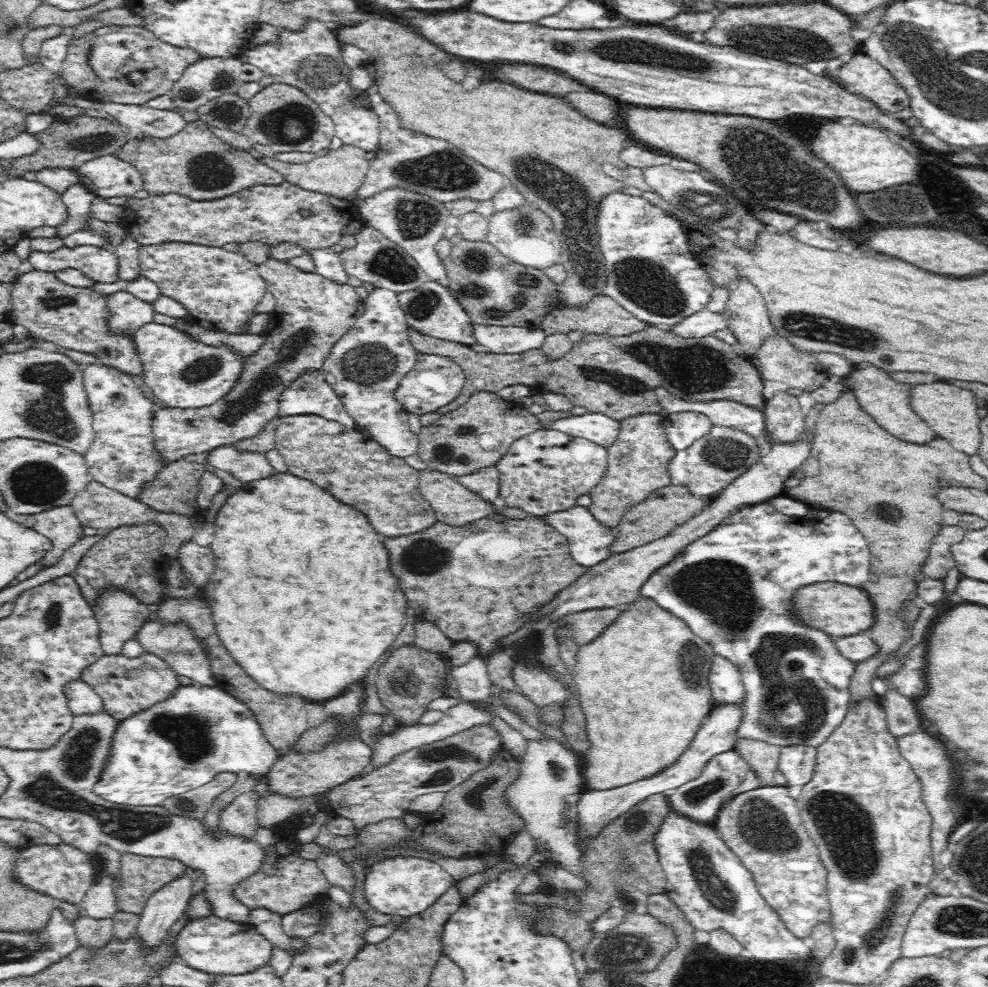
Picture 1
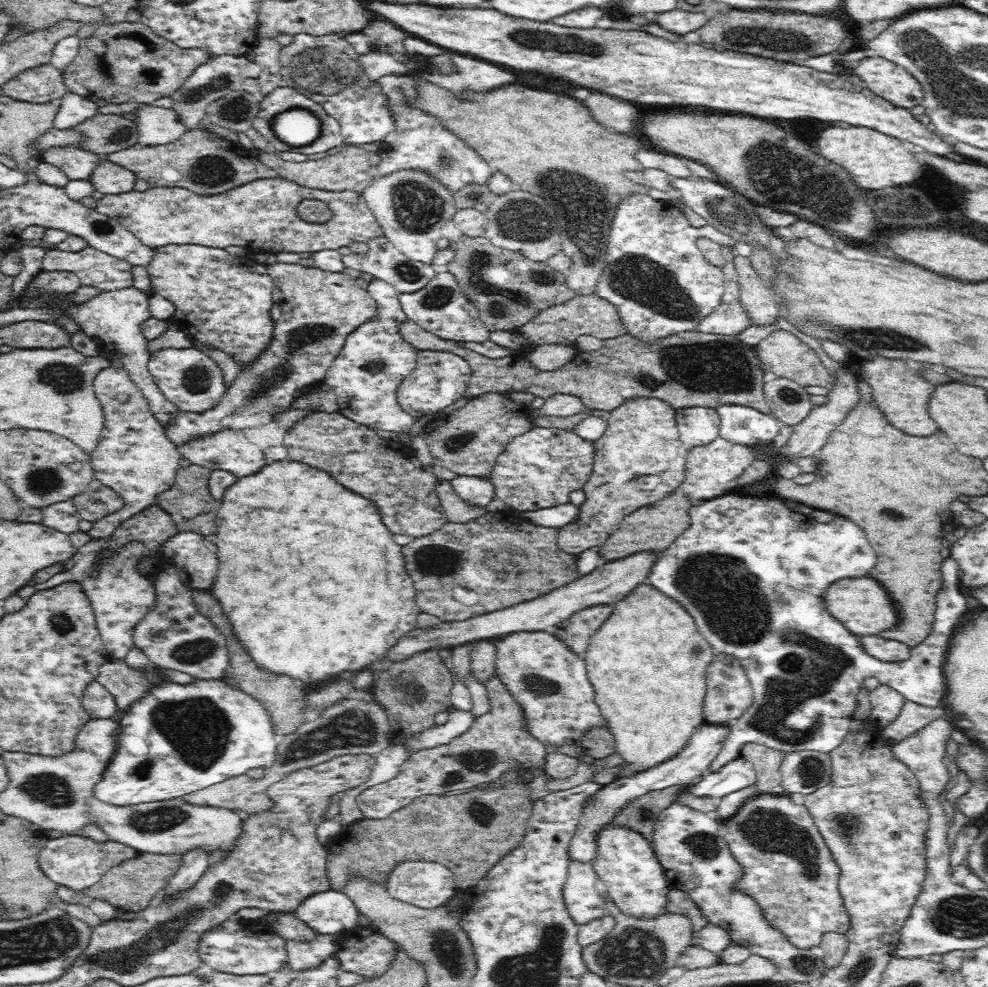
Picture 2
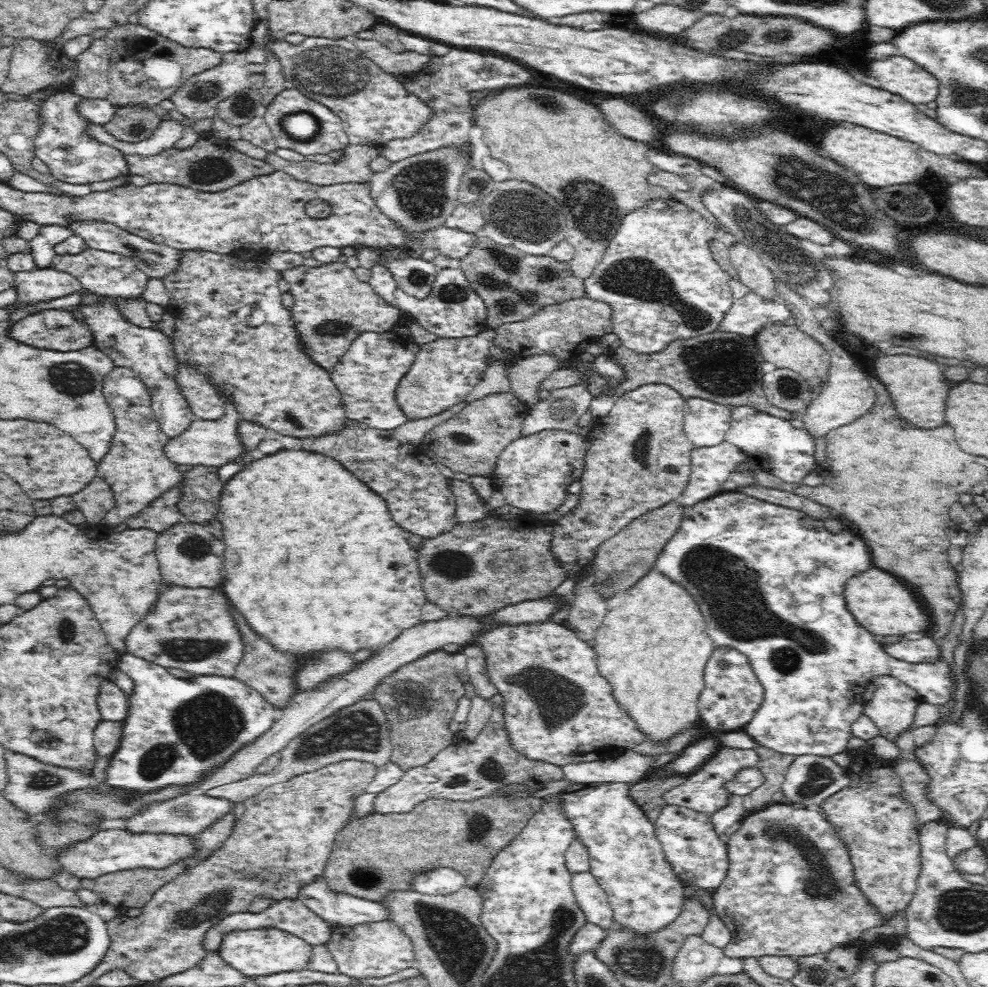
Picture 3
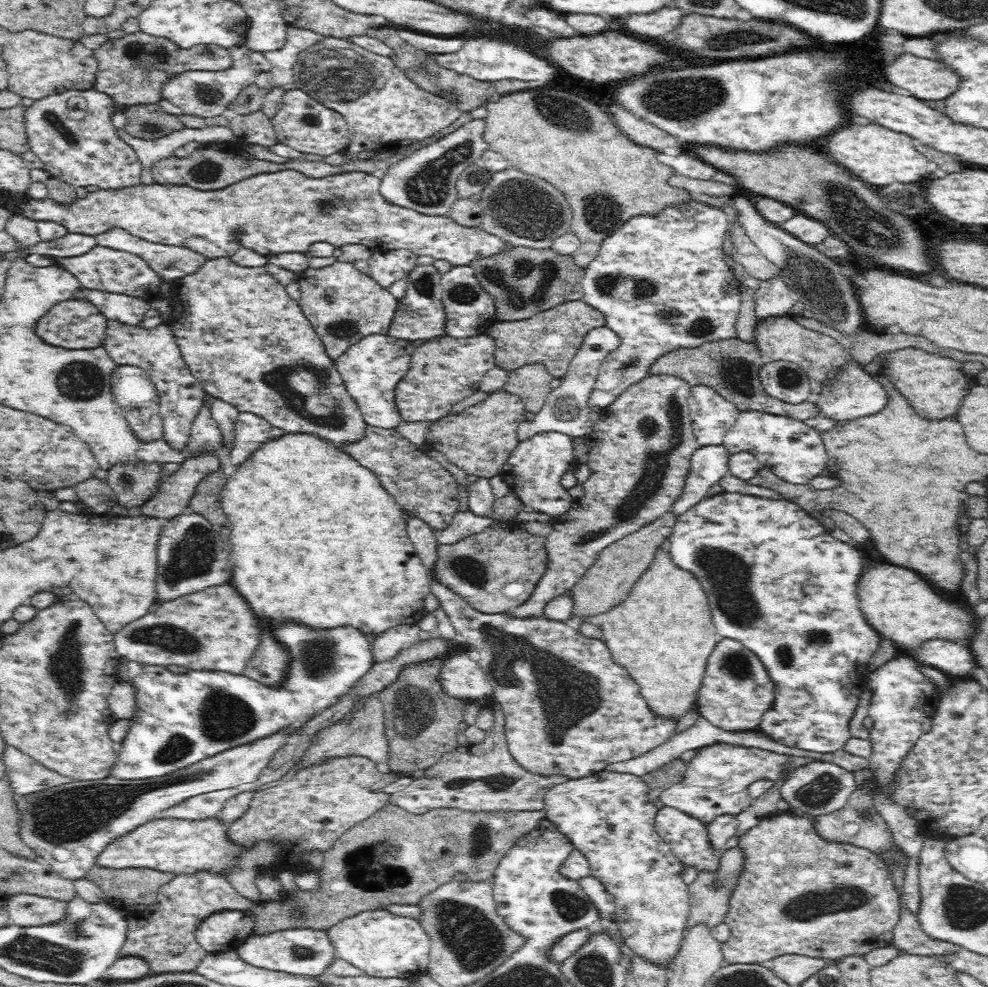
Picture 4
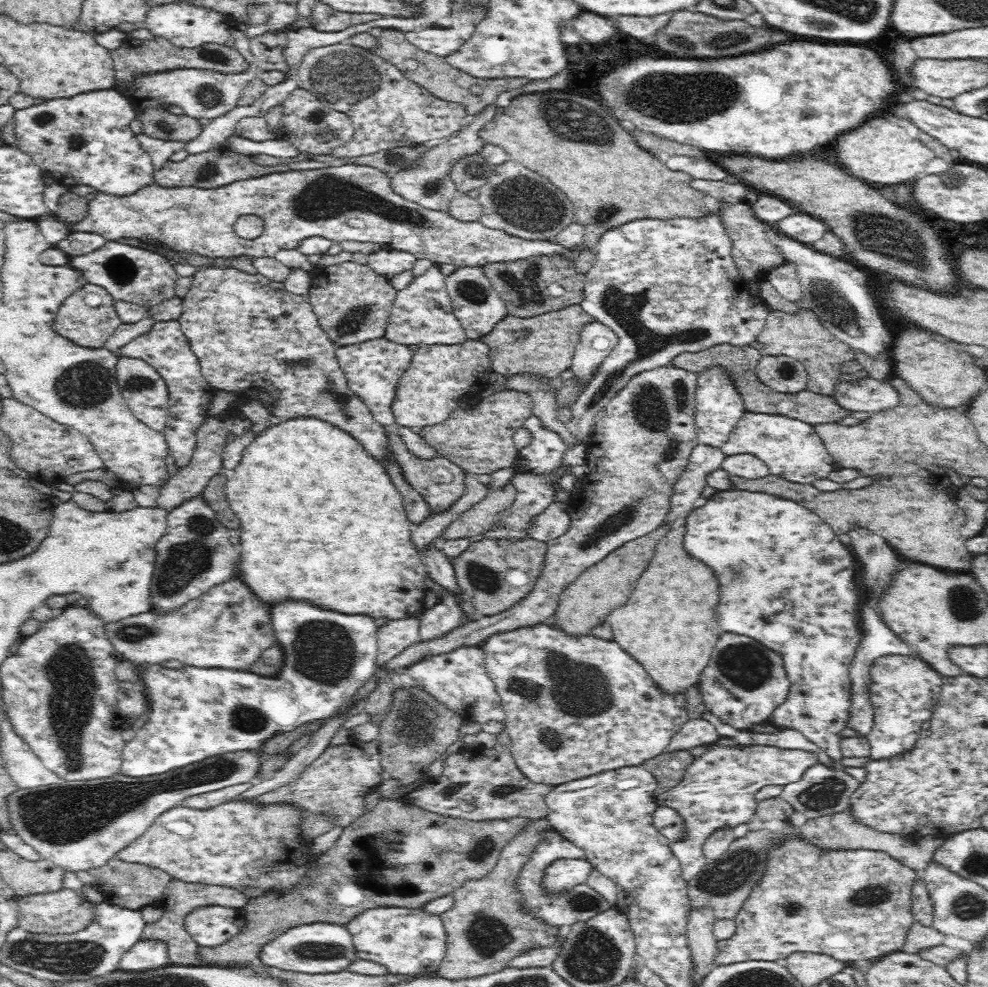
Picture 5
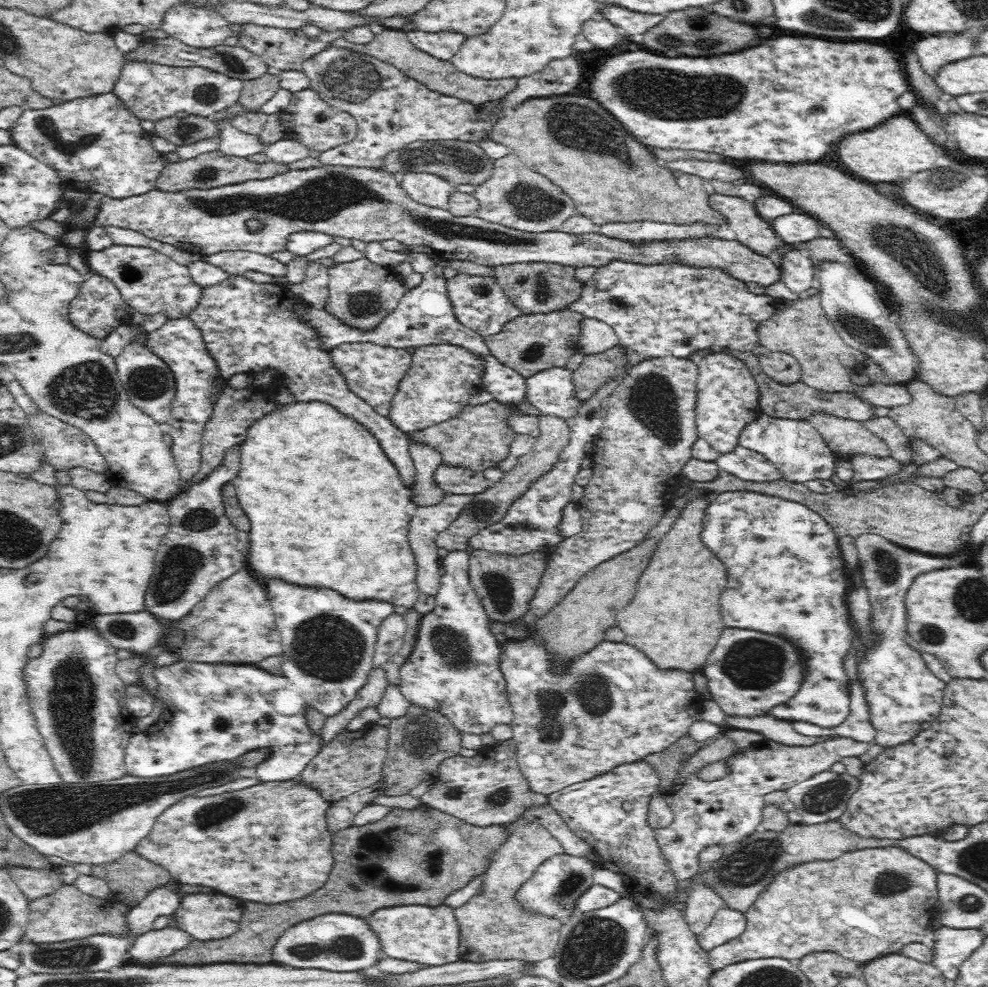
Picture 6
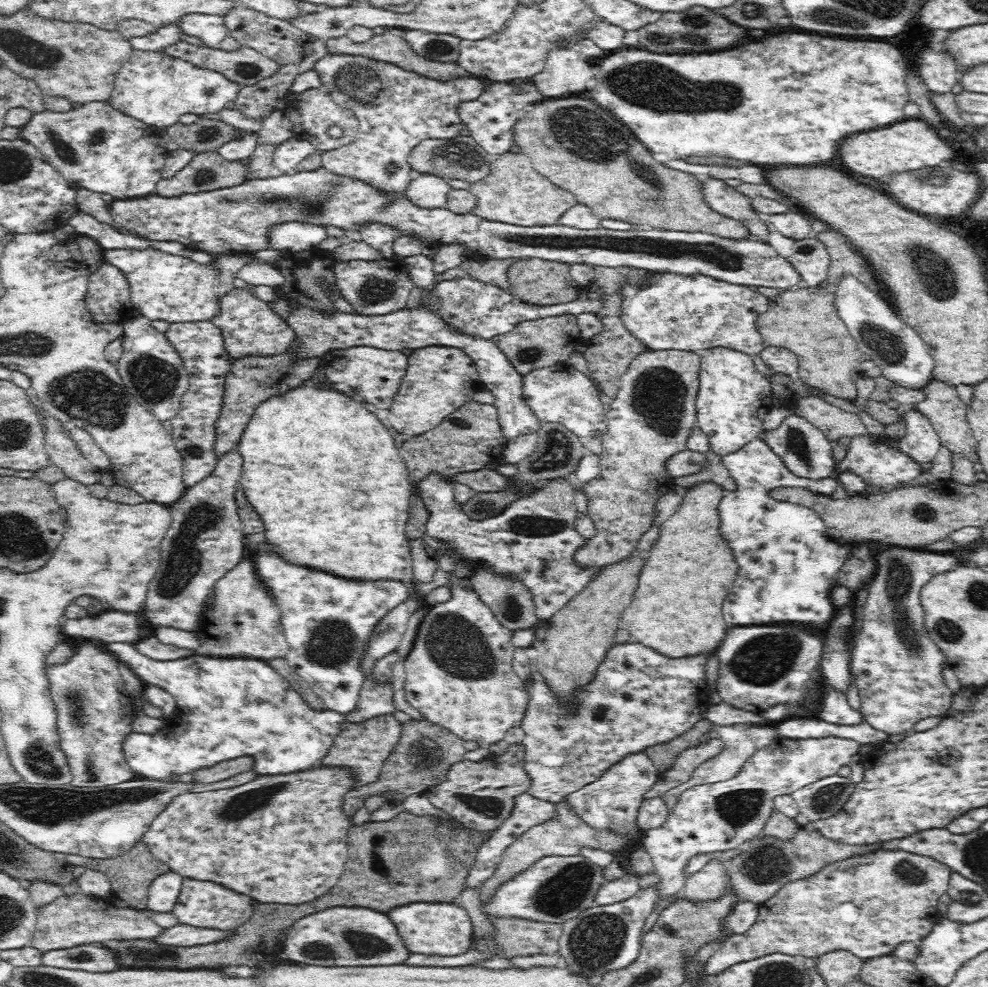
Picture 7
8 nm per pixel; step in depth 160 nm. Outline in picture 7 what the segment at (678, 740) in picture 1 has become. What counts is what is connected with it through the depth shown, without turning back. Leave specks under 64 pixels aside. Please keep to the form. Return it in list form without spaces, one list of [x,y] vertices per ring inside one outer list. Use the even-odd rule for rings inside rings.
[[[700,482],[688,488],[688,493],[677,512],[662,526],[658,541],[648,552],[646,566],[640,572],[638,586],[630,607],[621,614],[624,628],[631,634],[631,641],[648,646],[670,658],[682,658],[714,652],[726,636],[728,626],[722,616],[722,602],[734,584],[734,558],[730,558],[730,550],[722,546],[722,538],[714,534],[718,530],[718,508],[724,489],[717,483]]]

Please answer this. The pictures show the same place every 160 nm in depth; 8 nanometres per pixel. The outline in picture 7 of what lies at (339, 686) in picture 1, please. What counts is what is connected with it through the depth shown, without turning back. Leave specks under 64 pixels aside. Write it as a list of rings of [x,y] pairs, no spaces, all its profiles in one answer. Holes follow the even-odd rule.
[[[310,384],[310,386],[299,385],[296,388],[290,388],[290,390],[282,392],[282,394],[274,394],[273,397],[262,402],[254,410],[253,417],[248,421],[236,448],[243,458],[243,474],[240,485],[243,487],[248,502],[262,516],[264,526],[266,526],[266,542],[274,552],[280,552],[286,562],[326,570],[326,572],[342,576],[342,578],[356,578],[356,580],[389,578],[390,580],[408,582],[411,586],[414,581],[413,560],[410,543],[406,539],[405,526],[409,520],[412,485],[409,482],[410,472],[399,453],[400,448],[394,445],[388,429],[389,427],[384,422],[384,418],[378,415],[377,411],[363,398],[358,397],[349,389],[346,394],[335,392],[329,384],[320,384],[320,386],[315,386],[315,384]]]

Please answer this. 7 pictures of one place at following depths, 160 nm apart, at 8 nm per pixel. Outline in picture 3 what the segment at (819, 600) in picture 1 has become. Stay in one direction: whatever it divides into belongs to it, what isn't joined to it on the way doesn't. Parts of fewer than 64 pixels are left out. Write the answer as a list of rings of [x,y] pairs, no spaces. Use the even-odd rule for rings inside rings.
[[[876,568],[846,581],[843,586],[843,604],[850,616],[854,617],[854,621],[873,635],[919,636],[925,631],[922,630],[922,626],[927,628],[930,622],[928,615],[922,614],[922,610],[918,608],[918,602],[910,598],[910,590],[906,590],[900,582],[894,582],[890,574],[876,570]]]

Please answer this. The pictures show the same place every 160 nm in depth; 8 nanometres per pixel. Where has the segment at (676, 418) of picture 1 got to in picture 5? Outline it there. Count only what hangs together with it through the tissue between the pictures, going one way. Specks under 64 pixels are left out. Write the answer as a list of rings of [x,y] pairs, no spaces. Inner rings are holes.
[[[712,368],[697,375],[695,401],[694,422],[699,442],[721,448],[728,440],[737,420],[745,413],[742,399],[735,392],[725,372],[721,368]]]

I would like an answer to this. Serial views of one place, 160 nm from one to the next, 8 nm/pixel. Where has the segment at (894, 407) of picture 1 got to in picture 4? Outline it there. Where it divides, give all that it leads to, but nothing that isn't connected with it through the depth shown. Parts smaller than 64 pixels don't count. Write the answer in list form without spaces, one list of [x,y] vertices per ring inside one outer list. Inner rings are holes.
[[[904,348],[883,355],[883,367],[880,373],[889,379],[894,388],[907,400],[911,409],[923,420],[938,421],[953,417],[963,396],[970,388],[970,380],[961,371],[961,364],[957,360],[930,354],[918,348]]]

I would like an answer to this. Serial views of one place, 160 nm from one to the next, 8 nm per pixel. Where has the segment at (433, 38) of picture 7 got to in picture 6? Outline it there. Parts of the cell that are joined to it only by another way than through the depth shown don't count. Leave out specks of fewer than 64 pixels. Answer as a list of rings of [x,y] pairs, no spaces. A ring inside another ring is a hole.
[[[422,30],[409,31],[407,34],[409,42],[420,50],[443,60],[451,60],[459,49],[459,45],[467,40],[463,32],[444,31],[426,32]]]

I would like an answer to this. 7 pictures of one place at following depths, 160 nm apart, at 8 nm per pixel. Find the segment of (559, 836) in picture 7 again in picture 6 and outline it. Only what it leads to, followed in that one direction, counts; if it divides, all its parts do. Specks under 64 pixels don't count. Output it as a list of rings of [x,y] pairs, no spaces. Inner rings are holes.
[[[522,823],[510,833],[506,842],[498,847],[498,854],[495,854],[494,862],[483,873],[476,895],[472,896],[464,905],[453,910],[459,928],[458,957],[460,957],[460,961],[480,963],[516,959],[537,963],[555,955],[555,948],[564,921],[526,909],[524,905],[518,903],[516,894],[522,884],[530,880],[532,874],[543,862],[546,862],[551,856],[562,853],[564,853],[562,845],[540,823]]]

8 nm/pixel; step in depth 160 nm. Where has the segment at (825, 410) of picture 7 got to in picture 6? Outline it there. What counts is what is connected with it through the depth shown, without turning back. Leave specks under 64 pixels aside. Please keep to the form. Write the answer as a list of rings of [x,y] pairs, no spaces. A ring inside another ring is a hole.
[[[814,414],[807,421],[823,436],[835,456],[849,460],[854,456],[888,458],[886,442],[860,423],[829,414]]]

